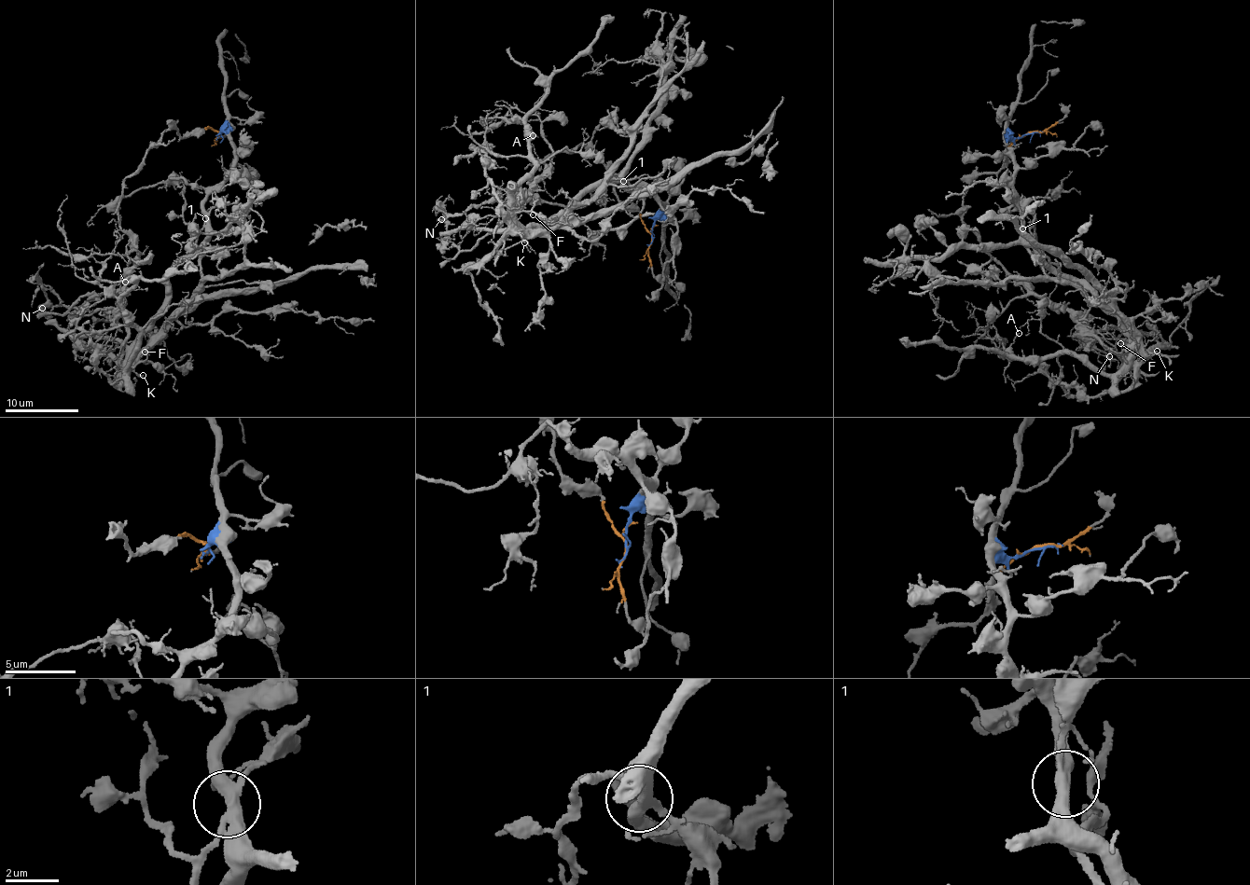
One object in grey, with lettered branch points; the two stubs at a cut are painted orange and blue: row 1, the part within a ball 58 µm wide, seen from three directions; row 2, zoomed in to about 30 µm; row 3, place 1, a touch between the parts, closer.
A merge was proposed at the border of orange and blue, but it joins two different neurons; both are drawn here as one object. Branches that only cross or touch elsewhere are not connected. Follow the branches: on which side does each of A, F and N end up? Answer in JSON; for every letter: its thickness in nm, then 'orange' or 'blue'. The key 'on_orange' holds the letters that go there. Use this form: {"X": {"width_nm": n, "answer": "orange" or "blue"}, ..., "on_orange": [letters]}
{"A": {"width_nm": 130, "answer": "blue"}, "F": {"width_nm": 100, "answer": "blue"}, "N": {"width_nm": 160, "answer": "orange"}, "on_orange": ["N"]}

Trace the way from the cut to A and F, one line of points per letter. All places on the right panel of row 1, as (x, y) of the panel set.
A: (1032, 133), (1008, 141), (1024, 240), (1117, 316), (1130, 359), (1104, 374), (1024, 358), (1019, 333)
F: (1032, 133), (1008, 141), (1024, 240), (1044, 262), (1091, 288), (1117, 316), (1129, 338), (1128, 361), (1119, 344)

